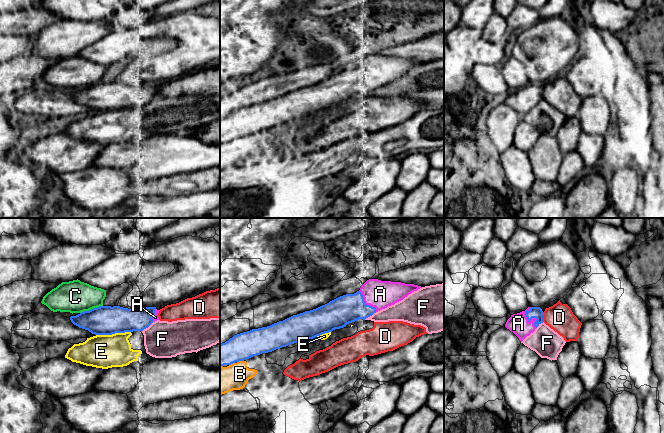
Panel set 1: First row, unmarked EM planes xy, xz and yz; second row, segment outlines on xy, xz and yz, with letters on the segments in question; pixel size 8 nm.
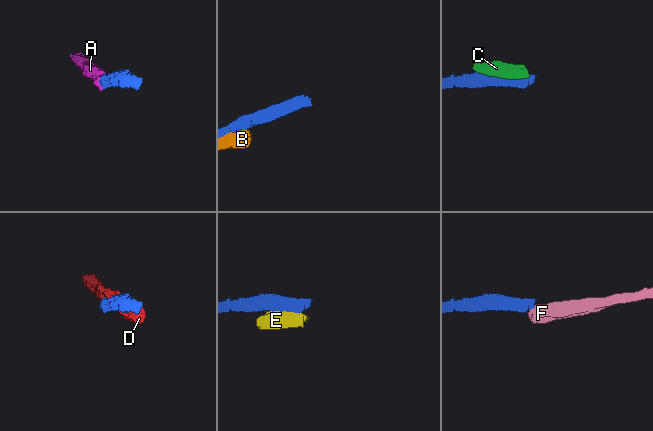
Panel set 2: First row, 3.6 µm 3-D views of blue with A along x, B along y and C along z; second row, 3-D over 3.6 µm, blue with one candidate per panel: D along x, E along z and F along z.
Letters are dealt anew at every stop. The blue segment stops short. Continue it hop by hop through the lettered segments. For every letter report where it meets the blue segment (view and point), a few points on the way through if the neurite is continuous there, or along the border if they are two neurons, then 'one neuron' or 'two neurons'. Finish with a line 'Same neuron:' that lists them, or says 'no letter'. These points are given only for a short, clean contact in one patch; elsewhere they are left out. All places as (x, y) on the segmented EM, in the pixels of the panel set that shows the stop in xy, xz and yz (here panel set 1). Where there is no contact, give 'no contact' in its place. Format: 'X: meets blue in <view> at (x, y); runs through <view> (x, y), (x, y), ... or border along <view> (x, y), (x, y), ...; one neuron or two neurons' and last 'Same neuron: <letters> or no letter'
A: meets blue in yz at (529, 320); two neurons
B: meets blue in xz at (240, 360); two neurons
C: meets blue in xy at (91, 309); two neurons
D: meets blue in yz at (542, 317); two neurons
E: meets blue in xy at (113, 333); two neurons
F: meets blue in xy at (147, 327); two neurons
Same neuron: no letter

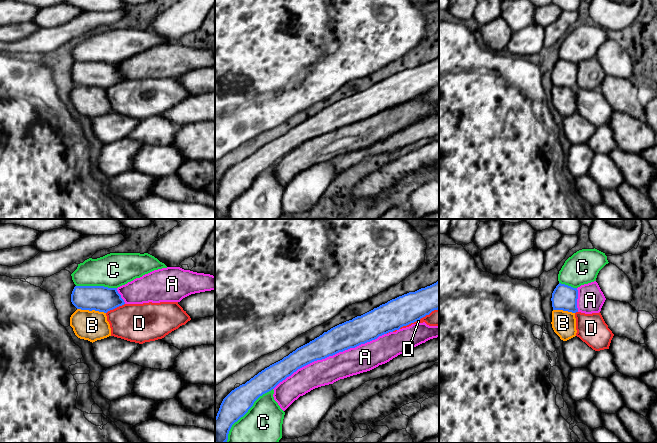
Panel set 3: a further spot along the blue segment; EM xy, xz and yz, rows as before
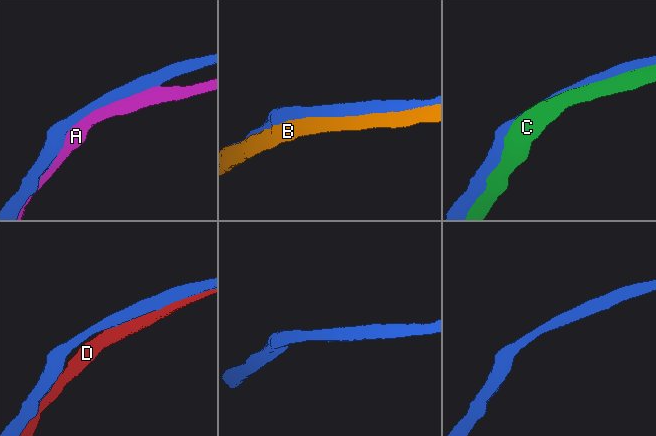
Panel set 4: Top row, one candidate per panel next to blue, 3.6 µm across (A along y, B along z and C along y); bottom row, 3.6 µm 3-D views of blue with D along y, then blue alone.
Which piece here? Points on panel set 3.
A: meets blue in xz at (329, 355); two neurons
B: meets blue in xy at (91, 310); two neurons
C: meets blue in xz at (245, 413); two neurons
D: meets blue in xz at (418, 319); two neurons
Same neuron: no letter

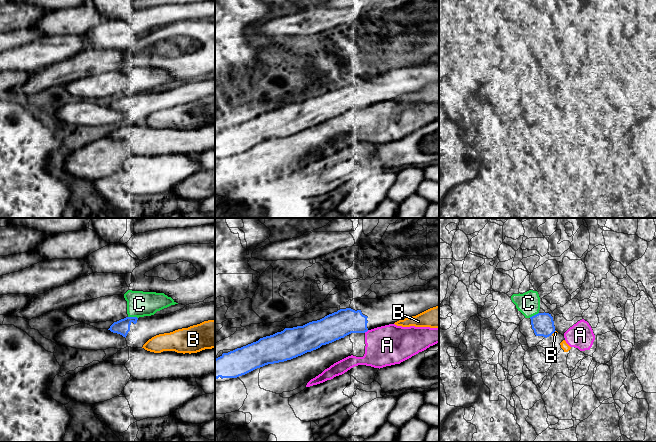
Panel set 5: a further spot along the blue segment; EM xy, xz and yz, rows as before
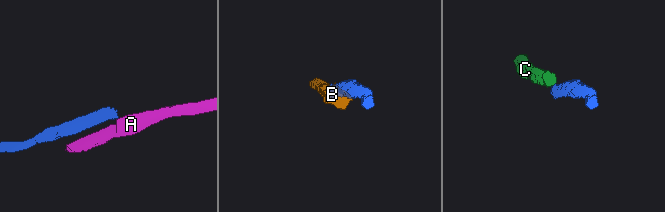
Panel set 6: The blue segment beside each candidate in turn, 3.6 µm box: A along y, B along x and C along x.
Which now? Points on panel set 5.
A: meets blue in xz at (366, 331); two neurons
B: meets blue in yz at (553, 332); two neurons
C: meets blue in xy at (133, 317); one neuron
Same neuron: C

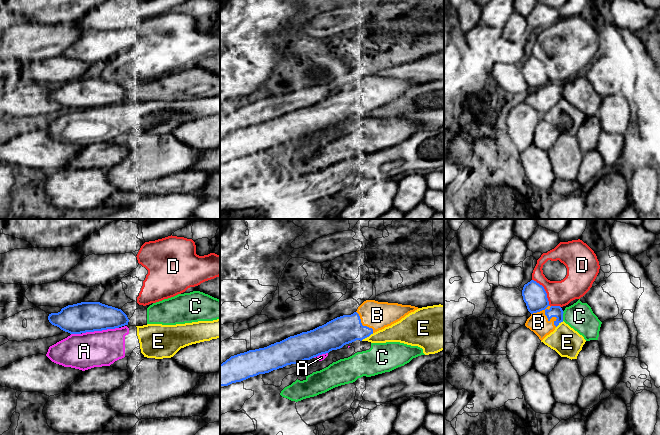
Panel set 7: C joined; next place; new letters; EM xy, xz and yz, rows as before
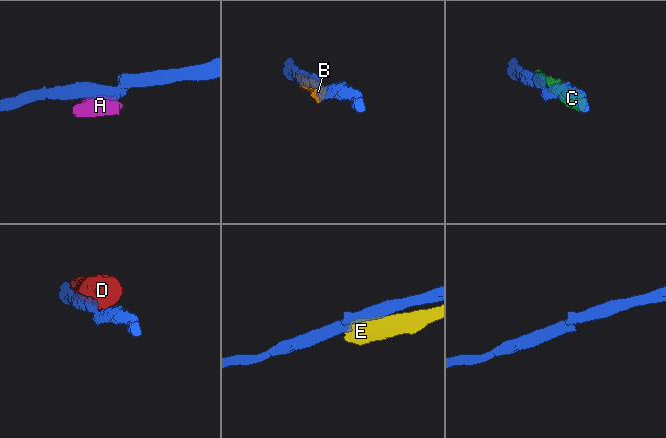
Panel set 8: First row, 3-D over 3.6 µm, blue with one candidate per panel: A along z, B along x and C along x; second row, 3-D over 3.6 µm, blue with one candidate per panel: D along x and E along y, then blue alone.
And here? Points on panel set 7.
A: meets blue in xy at (100, 330); two neurons
B: meets blue in yz at (546, 315); two neurons
C: meets blue in yz at (562, 316); two neurons
D: meets blue in yz at (546, 296); two neurons
E: meets blue in xz at (367, 336); two neurons
Same neuron: no letter

